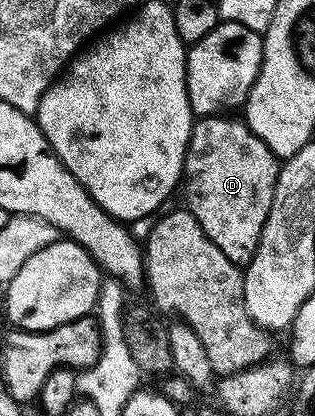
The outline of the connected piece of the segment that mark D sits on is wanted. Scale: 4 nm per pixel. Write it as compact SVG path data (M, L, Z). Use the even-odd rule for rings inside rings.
M210 114L194 121L185 153L184 205L199 220L199 228L207 232L211 244L227 260L244 268L253 259L267 212L271 212L279 159L244 120L229 117L233 116Z

